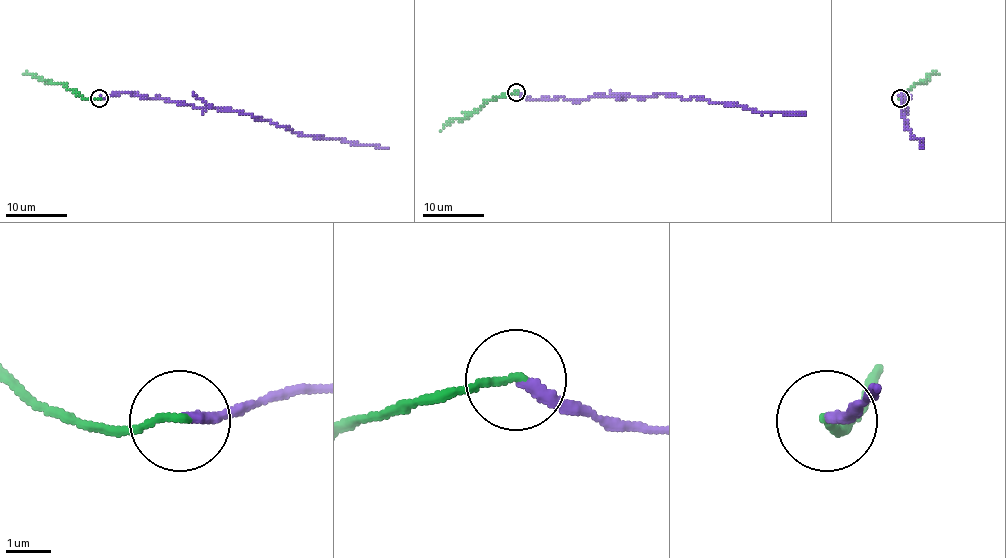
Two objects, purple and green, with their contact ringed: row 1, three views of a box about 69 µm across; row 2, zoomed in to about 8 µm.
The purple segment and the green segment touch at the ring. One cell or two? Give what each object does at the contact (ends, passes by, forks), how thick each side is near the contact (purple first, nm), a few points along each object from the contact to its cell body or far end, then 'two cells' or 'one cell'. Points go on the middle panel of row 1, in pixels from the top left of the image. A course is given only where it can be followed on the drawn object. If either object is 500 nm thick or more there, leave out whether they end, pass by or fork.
purple ends | green ends | 260/160 nm | purple via (517, 93), (532, 99), (582, 100), (596, 96), (704, 97), (804, 114) | green via (517, 93), (498, 96), (463, 119), (450, 121), (441, 130) | one cell

